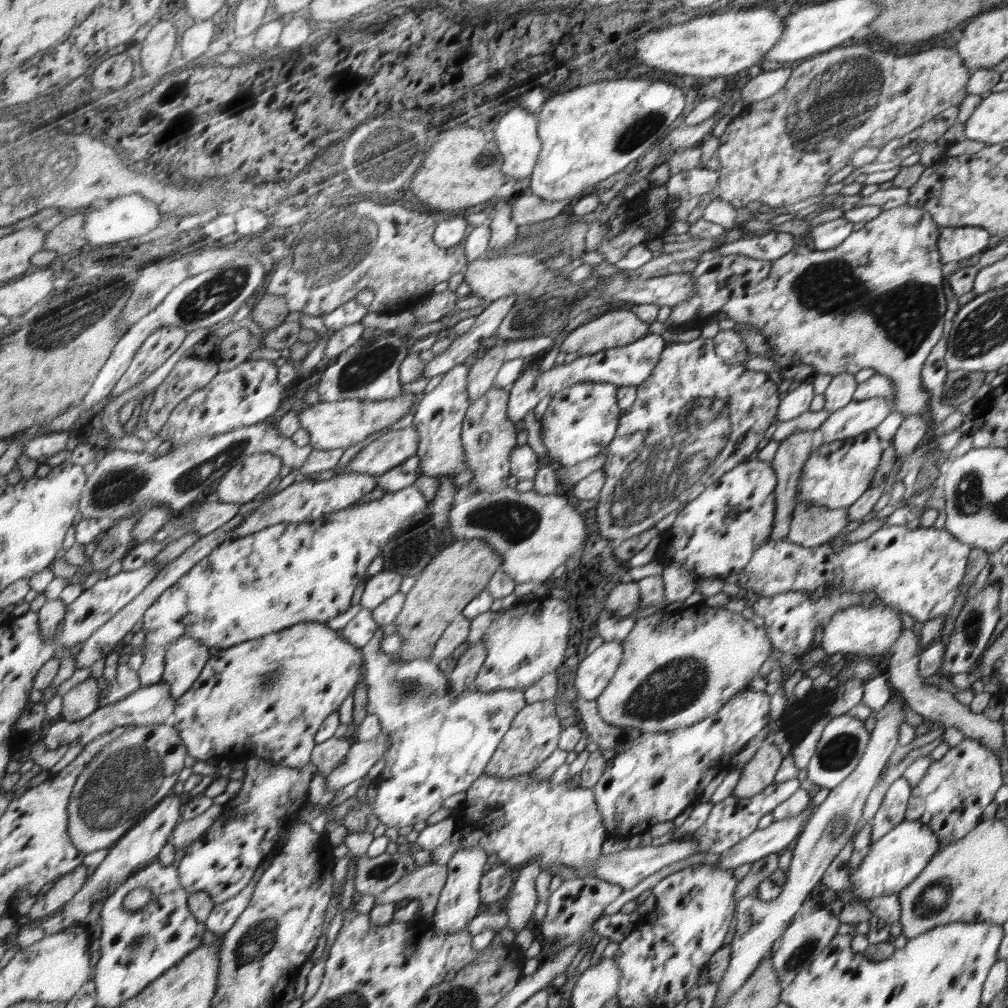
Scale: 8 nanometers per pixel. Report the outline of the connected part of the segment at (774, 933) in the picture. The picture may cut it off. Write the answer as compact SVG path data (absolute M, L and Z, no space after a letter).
M895 693L887 705L882 708L882 711L877 712L875 728L870 734L866 751L864 751L857 768L839 786L830 789L828 798L814 809L804 830L797 836L796 848L792 850L792 862L786 871L787 879L781 886L781 894L778 895L778 898L766 902L755 895L748 895L737 902L737 926L732 941L729 943L730 962L724 976L719 980L714 1005L724 1006L724 1003L730 1001L734 992L753 975L765 956L773 950L774 943L785 934L788 922L798 912L802 902L808 898L812 888L818 884L818 880L822 878L822 874L826 872L830 863L852 840L856 826L859 826L858 820L862 816L868 795L874 789L874 784L876 784L884 764L899 746L899 731L902 723L905 722L905 710L902 710L904 703L907 704L904 697L901 696L897 699Z

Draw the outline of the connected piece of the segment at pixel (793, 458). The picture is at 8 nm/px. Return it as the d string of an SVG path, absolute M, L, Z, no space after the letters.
M813 430L796 431L780 441L774 459L770 462L777 473L776 519L773 522L774 540L786 538L796 506L795 496L799 476L812 448Z

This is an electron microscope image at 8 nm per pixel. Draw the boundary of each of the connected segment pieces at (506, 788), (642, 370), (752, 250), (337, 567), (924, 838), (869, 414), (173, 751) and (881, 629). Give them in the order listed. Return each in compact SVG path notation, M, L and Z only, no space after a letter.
M528 772L512 779L482 775L466 791L462 806L464 811L457 820L453 835L432 851L431 863L436 866L447 867L460 848L482 848L487 856L496 853L503 864L516 872L529 864L538 864L541 871L548 872L552 867L563 865L567 868L580 868L580 876L590 877L593 876L594 864L602 858L602 843L608 838L608 829L603 825L603 816L598 810L593 788L582 788L576 782L564 781L552 785L548 779L534 780Z
M650 333L640 340L623 347L609 348L592 355L580 355L564 364L554 365L546 372L540 372L539 363L528 362L522 376L514 382L509 392L507 402L507 419L516 423L522 421L528 412L535 411L536 420L540 421L548 408L552 397L560 393L566 386L582 383L584 381L611 383L616 386L634 386L646 383L656 370L661 355L669 344L664 337Z
M770 231L766 236L746 237L731 244L722 244L713 250L713 255L729 256L744 255L758 260L778 260L791 252L797 240L788 232Z
M412 485L398 492L386 493L381 499L321 516L320 519L304 523L280 523L240 537L237 541L224 542L159 596L158 602L145 613L143 628L147 630L147 637L141 652L144 662L139 670L143 686L164 682L169 647L183 636L193 636L210 648L227 649L298 623L327 623L342 614L351 605L354 586L364 579L366 568L376 558L376 554L384 550L388 538L400 530L402 522L424 508L424 496L418 487Z
M904 820L887 832L878 842L870 844L866 856L857 870L851 870L852 900L872 899L875 896L897 894L909 886L924 871L937 855L941 843L937 834L920 821Z
M886 397L863 401L850 401L846 406L830 413L821 424L822 443L834 443L874 430L891 413Z
M145 725L106 746L83 772L70 803L69 833L86 854L113 849L159 803L170 797L186 768L190 750L178 728Z
M871 603L866 606L858 605L840 611L830 620L822 631L818 645L824 649L827 658L837 652L850 654L890 654L894 651L896 642L904 631L900 621L901 609L881 603Z

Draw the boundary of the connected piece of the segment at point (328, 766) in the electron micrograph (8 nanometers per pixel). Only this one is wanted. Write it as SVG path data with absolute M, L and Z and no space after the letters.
M330 738L326 742L318 744L311 753L311 764L318 767L318 772L323 777L328 777L346 759L352 743L346 738Z

